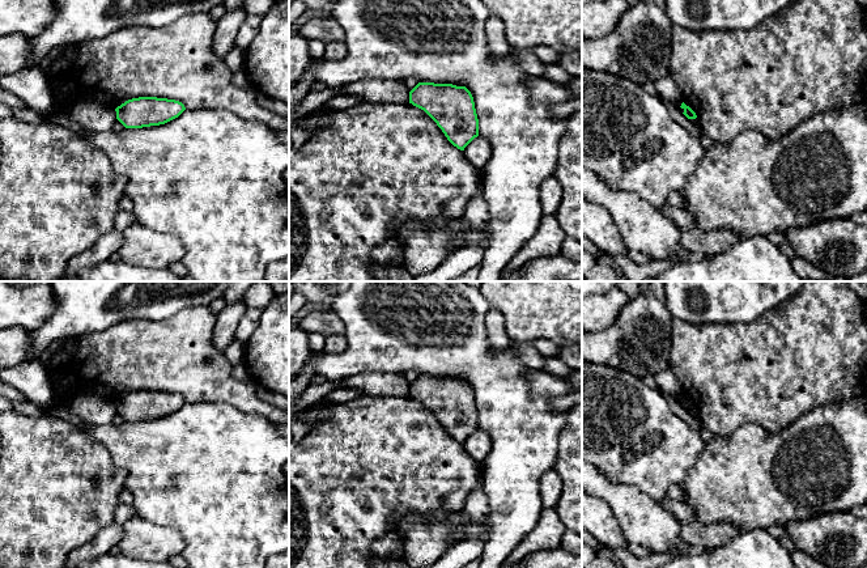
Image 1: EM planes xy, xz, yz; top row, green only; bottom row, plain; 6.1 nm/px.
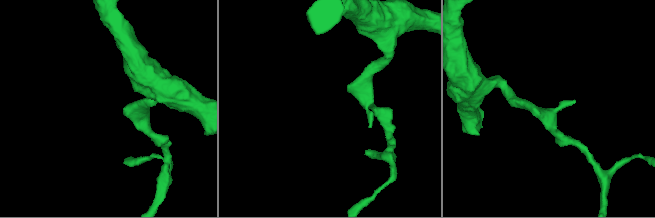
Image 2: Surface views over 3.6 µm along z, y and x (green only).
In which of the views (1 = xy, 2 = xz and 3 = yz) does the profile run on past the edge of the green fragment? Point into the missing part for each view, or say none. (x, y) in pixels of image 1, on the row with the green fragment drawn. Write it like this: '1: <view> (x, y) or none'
1: none
2: none
3: none

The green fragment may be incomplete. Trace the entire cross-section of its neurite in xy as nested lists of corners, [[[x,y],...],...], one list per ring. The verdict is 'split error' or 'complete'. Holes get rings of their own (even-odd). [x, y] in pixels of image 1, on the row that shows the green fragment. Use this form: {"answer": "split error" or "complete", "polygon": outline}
{"answer": "complete", "polygon": [[[157,97],[132,98],[115,109],[116,119],[126,128],[165,124],[178,118],[184,110],[184,105],[179,101]]]}

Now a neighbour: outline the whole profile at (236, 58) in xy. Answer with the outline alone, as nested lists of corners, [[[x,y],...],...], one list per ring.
[[[234,44],[228,55],[224,58],[225,64],[229,69],[235,73],[245,69],[246,54],[245,50]]]

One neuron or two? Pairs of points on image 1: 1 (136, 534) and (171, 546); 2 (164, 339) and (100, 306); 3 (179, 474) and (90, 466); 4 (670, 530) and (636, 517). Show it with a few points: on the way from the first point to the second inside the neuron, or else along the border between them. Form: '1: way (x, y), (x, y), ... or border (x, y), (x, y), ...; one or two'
1: way (145, 541), (162, 543); one
2: border (156, 321), (123, 319), (102, 331), (97, 331); two
3: border (102, 445), (111, 461), (126, 473), (124, 487); two
4: way (662, 530), (657, 530), (644, 521); one

